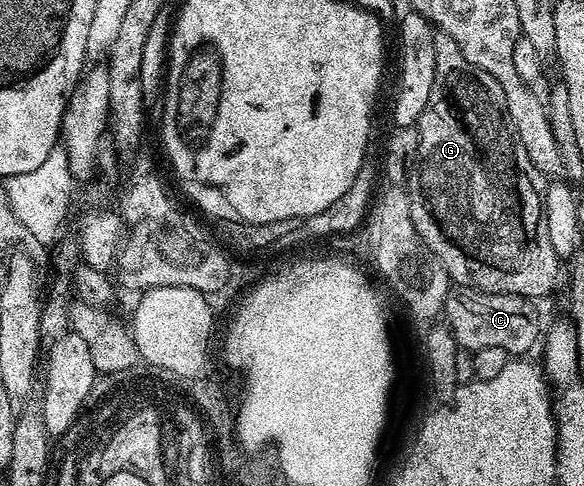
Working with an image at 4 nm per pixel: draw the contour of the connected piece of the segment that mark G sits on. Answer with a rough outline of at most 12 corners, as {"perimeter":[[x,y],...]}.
{"perimeter":[[449,35],[409,215],[456,286],[547,297],[561,259],[505,91]]}

